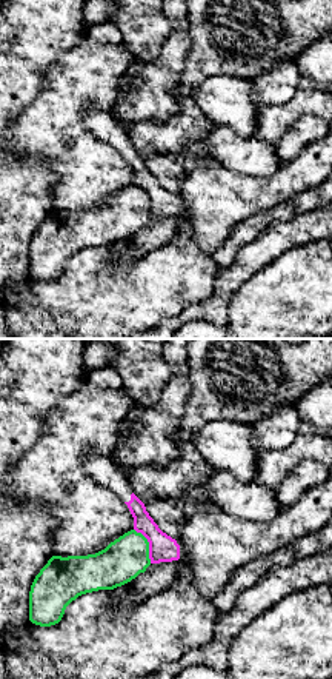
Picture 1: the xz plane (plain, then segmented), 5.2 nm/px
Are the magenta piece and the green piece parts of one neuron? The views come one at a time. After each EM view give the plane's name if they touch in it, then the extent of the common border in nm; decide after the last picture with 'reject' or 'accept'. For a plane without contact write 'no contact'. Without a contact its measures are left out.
contact in xz; length 200 nm

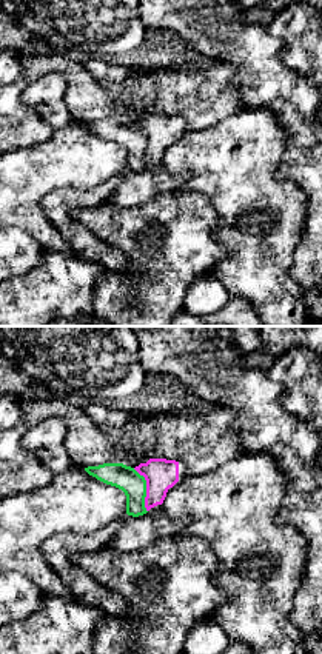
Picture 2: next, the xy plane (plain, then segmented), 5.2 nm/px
contact in xy; length 240 nm

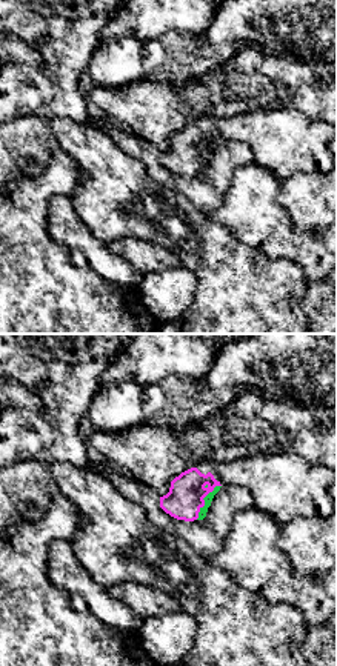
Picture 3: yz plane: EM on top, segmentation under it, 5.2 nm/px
contact in yz; length 220 nm

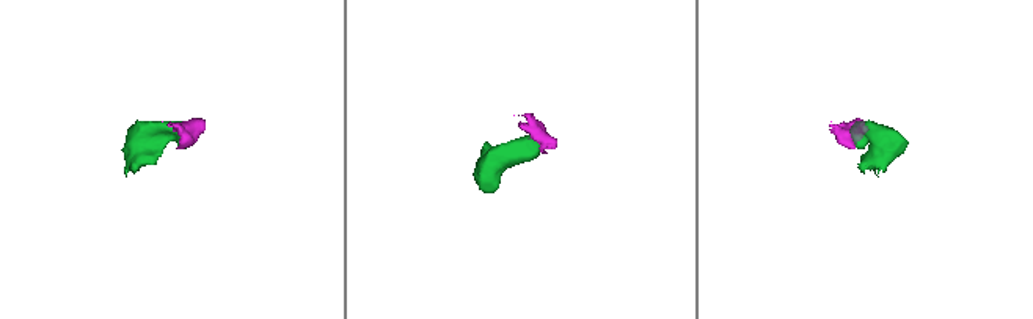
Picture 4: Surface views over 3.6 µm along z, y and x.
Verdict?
reject

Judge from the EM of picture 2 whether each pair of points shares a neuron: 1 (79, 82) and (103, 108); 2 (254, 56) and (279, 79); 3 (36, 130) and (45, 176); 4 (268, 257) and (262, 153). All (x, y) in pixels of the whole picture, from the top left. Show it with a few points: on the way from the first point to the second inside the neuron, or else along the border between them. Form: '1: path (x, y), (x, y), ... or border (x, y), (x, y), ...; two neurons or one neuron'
1: path (83, 88), (97, 102); one neuron
2: path (261, 62), (273, 74); one neuron
3: border (56, 133), (43, 142), (16, 150); two neurons
4: path (265, 231), (262, 179); one neuron

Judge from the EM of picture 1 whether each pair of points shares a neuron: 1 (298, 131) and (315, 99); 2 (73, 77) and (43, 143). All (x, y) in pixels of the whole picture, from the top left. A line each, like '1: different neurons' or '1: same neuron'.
1: different neurons
2: same neuron

